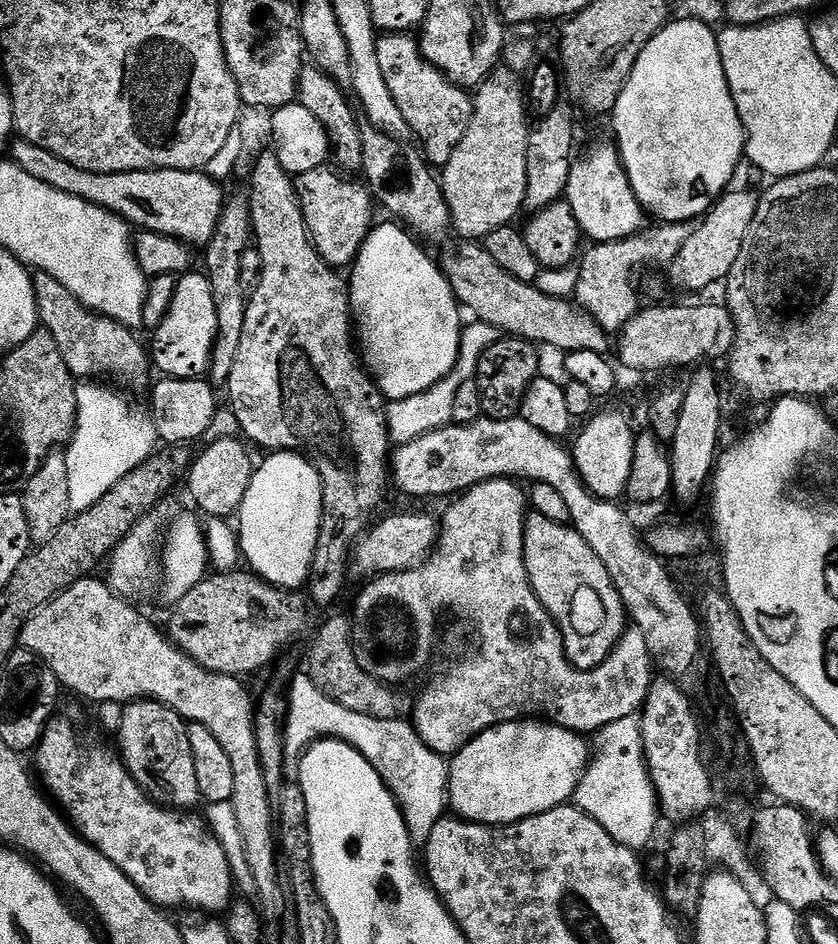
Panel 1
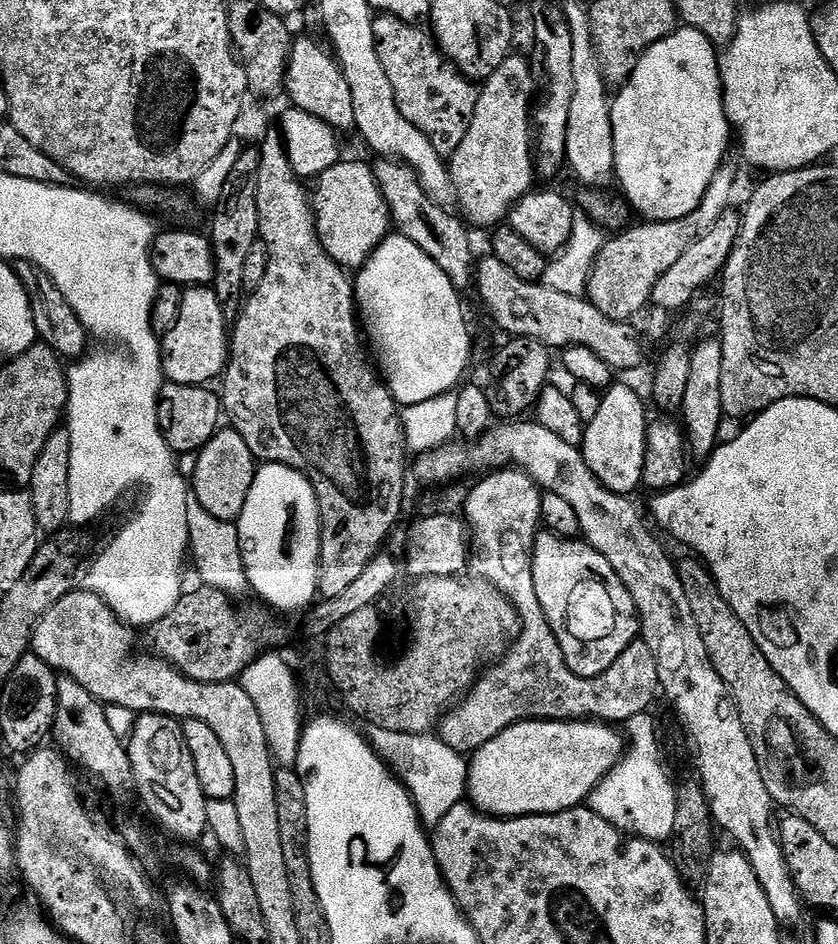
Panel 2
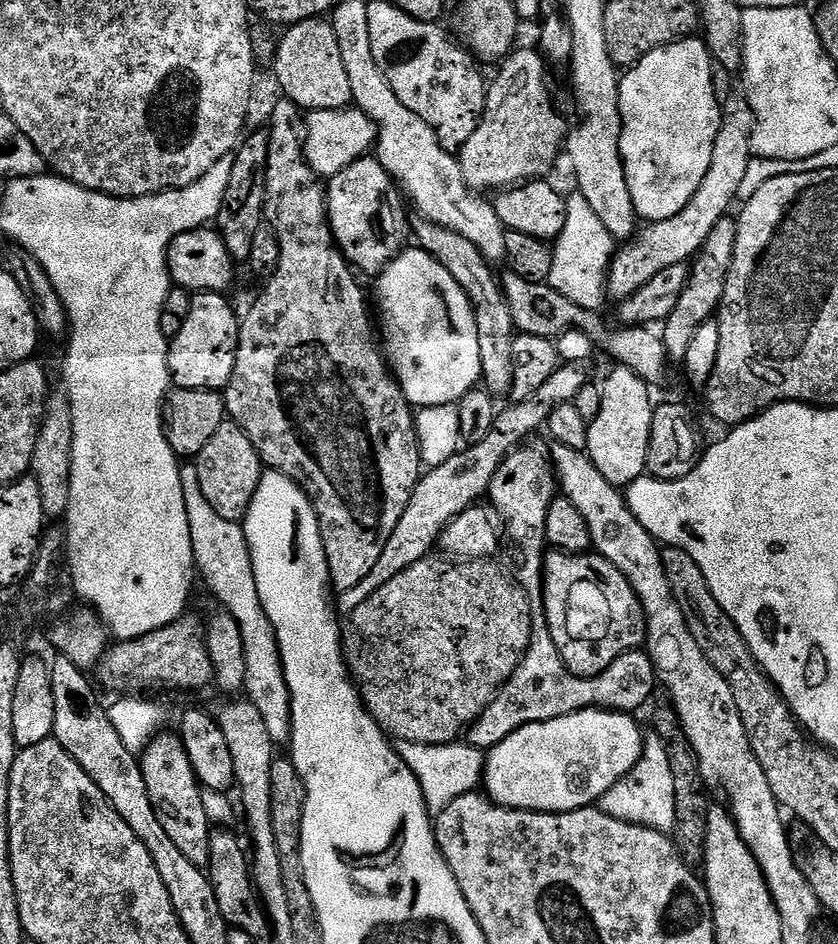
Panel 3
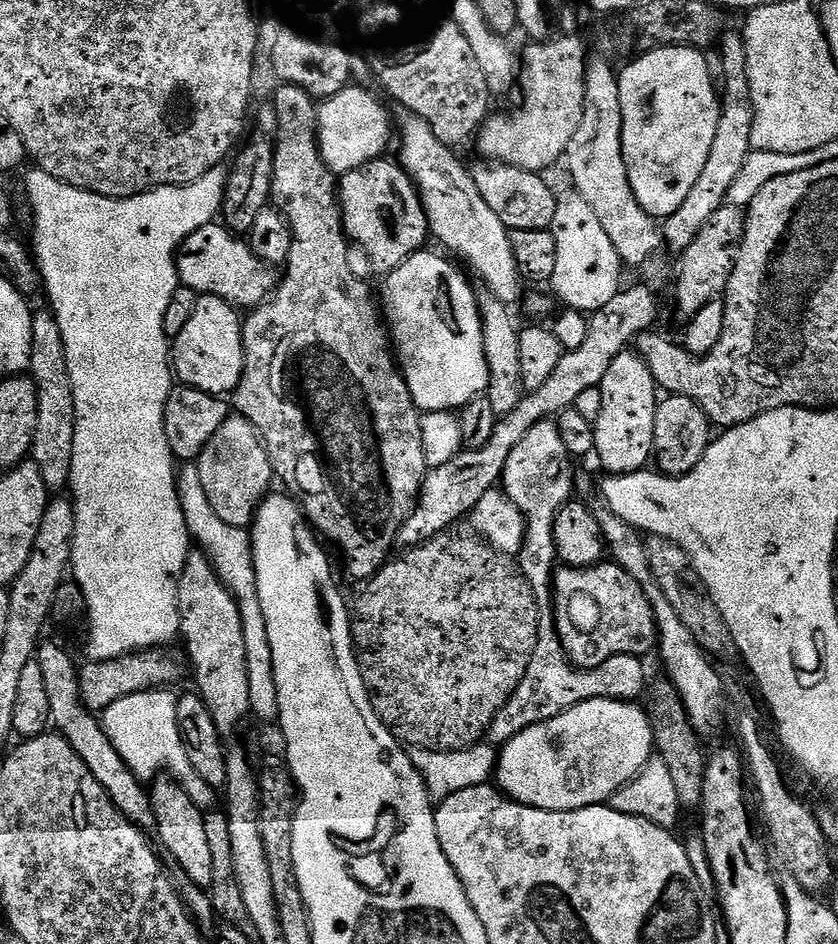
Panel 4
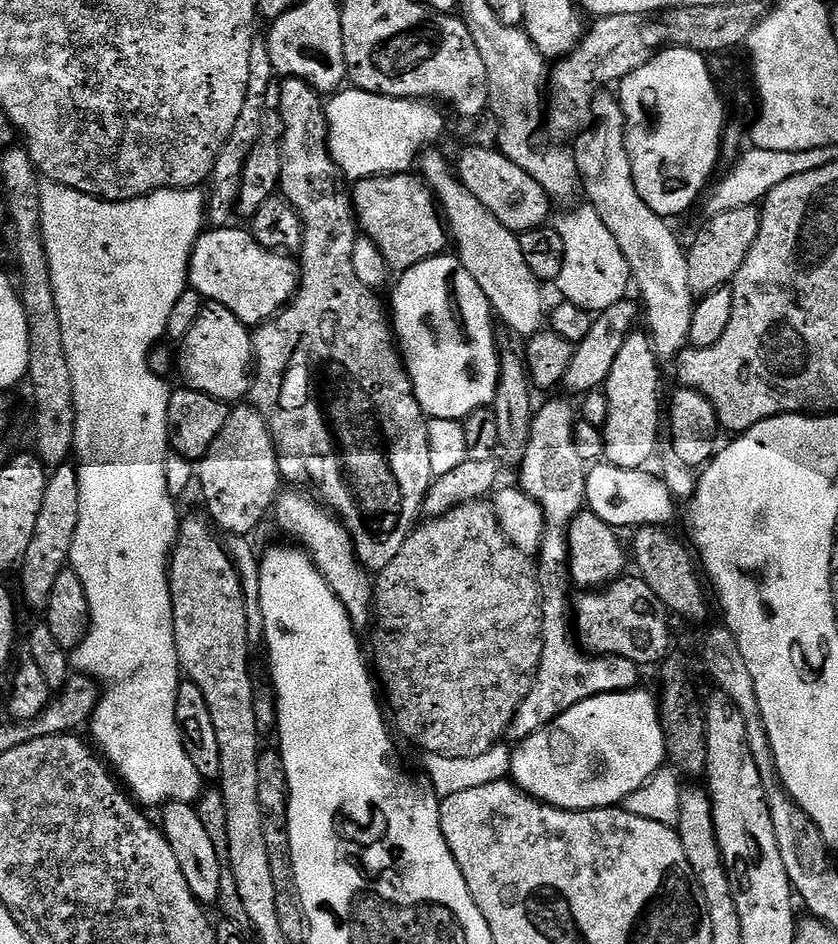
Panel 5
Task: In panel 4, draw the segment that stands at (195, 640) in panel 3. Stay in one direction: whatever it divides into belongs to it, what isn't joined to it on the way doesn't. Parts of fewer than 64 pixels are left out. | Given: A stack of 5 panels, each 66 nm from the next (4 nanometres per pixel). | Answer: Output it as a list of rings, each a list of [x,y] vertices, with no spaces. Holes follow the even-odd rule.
[[[166,648],[144,649],[120,656],[118,659],[87,661],[81,665],[79,676],[80,696],[85,706],[97,714],[103,713],[115,700],[131,693],[148,692],[174,686],[188,672],[185,661]]]

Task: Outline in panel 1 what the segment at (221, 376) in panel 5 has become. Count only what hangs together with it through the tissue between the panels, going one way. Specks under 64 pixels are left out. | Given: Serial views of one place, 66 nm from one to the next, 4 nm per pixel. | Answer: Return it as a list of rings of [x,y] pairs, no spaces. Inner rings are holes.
[[[189,270],[177,279],[174,302],[166,310],[166,318],[151,333],[150,360],[165,377],[198,380],[209,375],[212,366],[212,347],[218,330],[214,294],[207,275],[200,270]]]

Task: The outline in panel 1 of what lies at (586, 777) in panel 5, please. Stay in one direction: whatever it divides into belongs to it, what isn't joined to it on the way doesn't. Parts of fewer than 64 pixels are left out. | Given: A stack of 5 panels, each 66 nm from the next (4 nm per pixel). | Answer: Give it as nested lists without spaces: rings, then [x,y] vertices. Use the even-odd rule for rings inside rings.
[[[536,718],[495,724],[451,757],[448,803],[461,820],[489,826],[517,824],[575,797],[590,759],[590,744],[579,732]]]

